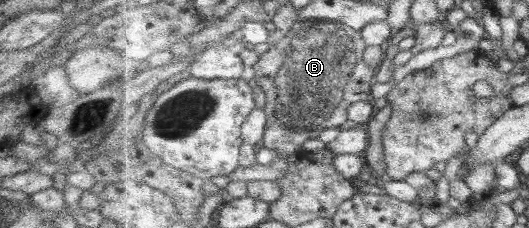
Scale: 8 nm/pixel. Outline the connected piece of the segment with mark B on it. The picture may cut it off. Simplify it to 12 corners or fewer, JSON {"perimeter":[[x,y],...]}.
{"perimeter":[[298,20],[255,69],[285,158],[373,103],[362,32]]}

